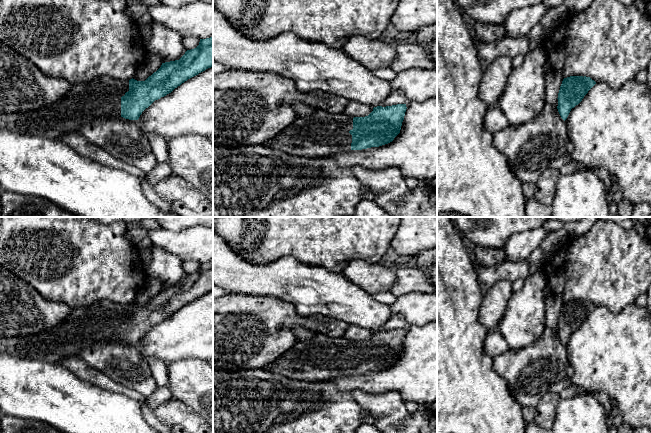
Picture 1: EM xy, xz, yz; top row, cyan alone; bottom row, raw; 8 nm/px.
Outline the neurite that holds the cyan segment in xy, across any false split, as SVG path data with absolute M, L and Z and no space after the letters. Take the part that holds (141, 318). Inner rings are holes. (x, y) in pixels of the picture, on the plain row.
M213 261L200 263L199 269L175 285L162 287L161 291L145 305L118 304L101 300L89 306L71 309L71 314L61 326L35 335L0 338L0 353L28 359L58 363L62 359L77 357L89 344L109 338L129 344L138 344L142 336L155 324L171 317L188 303L213 290Z

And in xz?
M406 328L377 330L365 341L353 341L344 337L334 338L316 333L312 339L295 343L265 369L294 380L312 382L379 371L392 366L400 357L406 333Z

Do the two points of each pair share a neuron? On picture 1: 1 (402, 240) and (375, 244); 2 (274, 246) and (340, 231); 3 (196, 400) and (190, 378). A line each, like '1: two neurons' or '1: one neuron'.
1: two neurons
2: one neuron
3: one neuron

